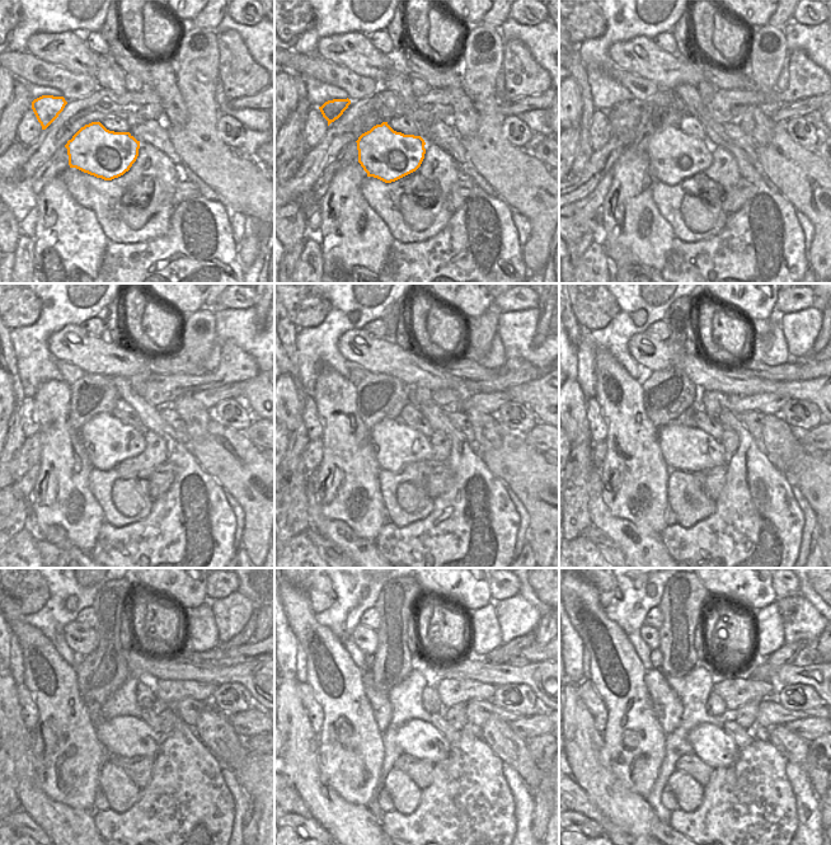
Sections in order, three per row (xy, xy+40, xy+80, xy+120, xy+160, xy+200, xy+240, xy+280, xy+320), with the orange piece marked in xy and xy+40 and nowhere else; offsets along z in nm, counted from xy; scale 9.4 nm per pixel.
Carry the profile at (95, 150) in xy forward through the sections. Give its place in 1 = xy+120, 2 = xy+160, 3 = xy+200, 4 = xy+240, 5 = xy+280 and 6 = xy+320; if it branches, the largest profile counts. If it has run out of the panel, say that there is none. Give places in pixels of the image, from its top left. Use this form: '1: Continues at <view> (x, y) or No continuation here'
1: Continues at xy+120 (108, 441)
2: Continues at xy+160 (395, 444)
3: Continues at xy+200 (685, 449)
4: Continues at xy+240 (127, 736)
5: Continues at xy+280 (419, 738)
6: Continues at xy+320 (709, 742)

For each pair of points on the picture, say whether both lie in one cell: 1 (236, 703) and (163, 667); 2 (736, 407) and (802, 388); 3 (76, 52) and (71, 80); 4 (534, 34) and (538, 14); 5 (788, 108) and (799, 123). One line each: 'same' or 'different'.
1: different
2: different
3: different
4: different
5: different

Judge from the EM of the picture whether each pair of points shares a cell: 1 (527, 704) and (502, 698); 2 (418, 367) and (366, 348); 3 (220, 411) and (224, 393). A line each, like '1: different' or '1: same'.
1: same
2: same
3: different

